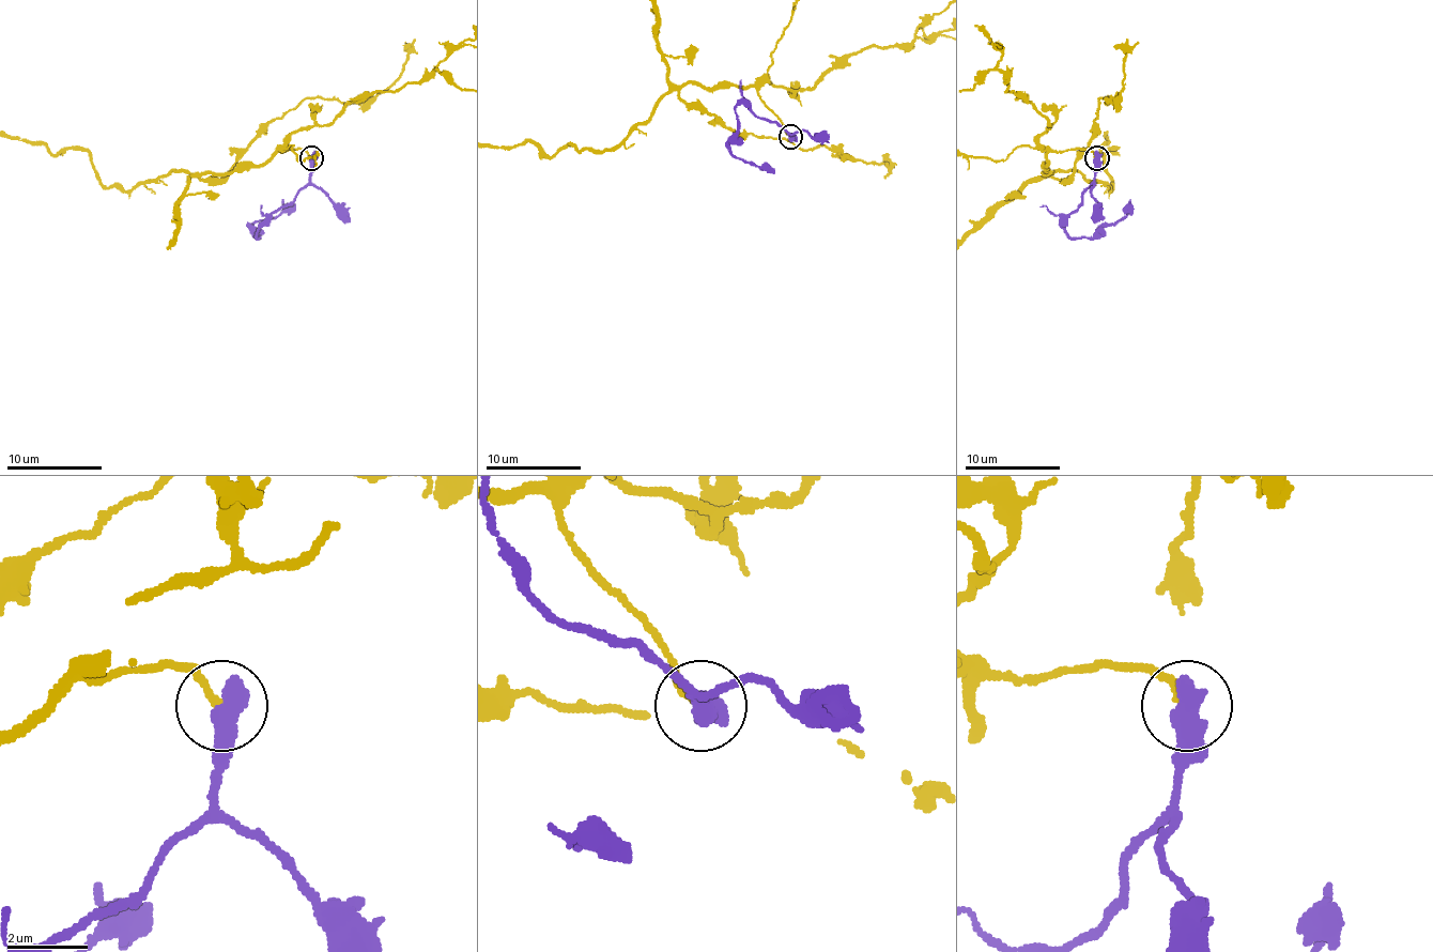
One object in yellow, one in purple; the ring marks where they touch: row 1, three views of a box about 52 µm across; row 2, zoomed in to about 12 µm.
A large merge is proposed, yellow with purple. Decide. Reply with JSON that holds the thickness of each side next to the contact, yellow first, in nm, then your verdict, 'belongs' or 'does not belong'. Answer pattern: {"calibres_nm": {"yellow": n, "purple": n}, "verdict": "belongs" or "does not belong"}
{"calibres_nm": {"yellow": 170, "purple": 700}, "verdict": "does not belong"}

